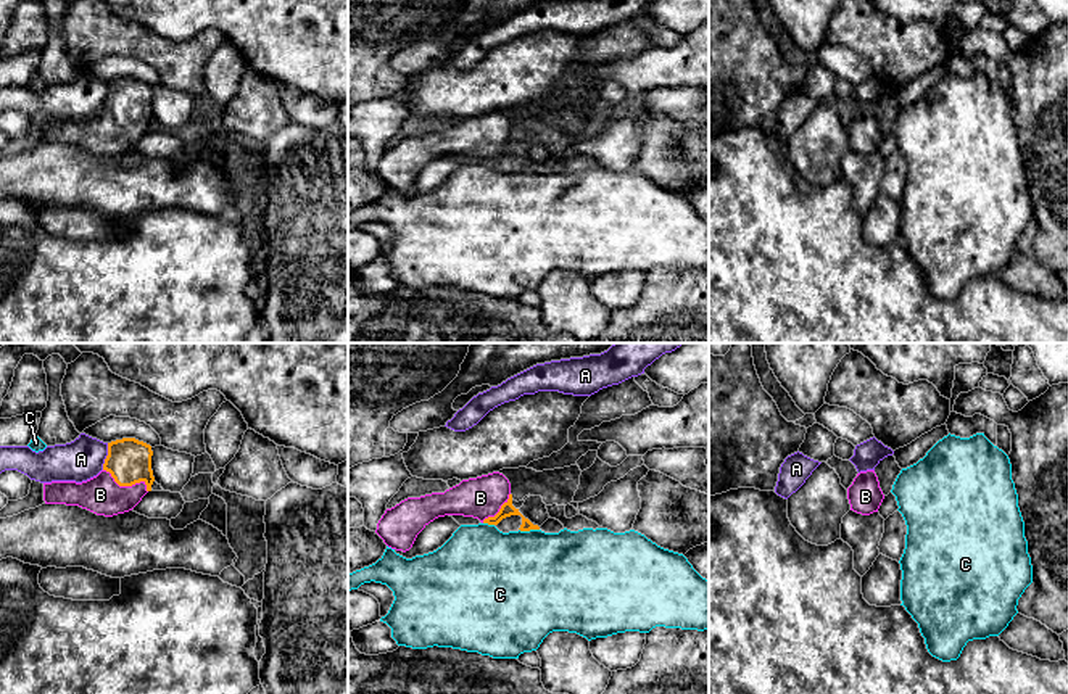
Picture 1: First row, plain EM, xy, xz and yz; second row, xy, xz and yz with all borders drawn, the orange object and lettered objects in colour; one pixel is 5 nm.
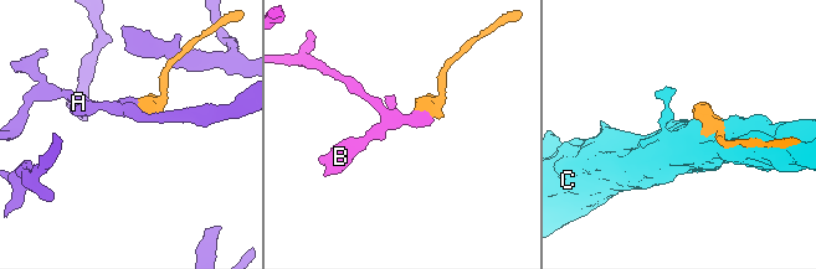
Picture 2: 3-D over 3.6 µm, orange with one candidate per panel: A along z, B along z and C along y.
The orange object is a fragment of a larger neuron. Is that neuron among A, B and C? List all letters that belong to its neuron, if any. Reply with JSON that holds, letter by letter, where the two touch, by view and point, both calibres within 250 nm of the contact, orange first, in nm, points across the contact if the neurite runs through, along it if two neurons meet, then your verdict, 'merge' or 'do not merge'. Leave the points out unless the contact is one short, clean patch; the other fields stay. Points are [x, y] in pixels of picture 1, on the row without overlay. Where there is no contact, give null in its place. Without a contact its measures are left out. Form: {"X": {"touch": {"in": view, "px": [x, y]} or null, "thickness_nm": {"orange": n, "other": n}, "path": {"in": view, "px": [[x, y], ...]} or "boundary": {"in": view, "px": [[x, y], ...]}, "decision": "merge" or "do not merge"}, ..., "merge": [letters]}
{"A": {"touch": {"in": "xy", "px": [107, 95]}, "thickness_nm": {"orange": 220, "other": 200}, "boundary": {"in": "xy", "px": [[108, 82], [102, 108]]}, "decision": "do not merge"}, "B": {"touch": {"in": "xy", "px": [128, 124]}, "thickness_nm": {"orange": 220, "other": 190}, "path": {"in": "xy", "px": [[129, 100], [128, 124], [100, 134]]}, "decision": "merge"}, "C": {"touch": {"in": "xz", "px": [529, 169]}, "thickness_nm": {"orange": 70, "other": 500}, "decision": "do not merge"}, "merge": ["B"]}

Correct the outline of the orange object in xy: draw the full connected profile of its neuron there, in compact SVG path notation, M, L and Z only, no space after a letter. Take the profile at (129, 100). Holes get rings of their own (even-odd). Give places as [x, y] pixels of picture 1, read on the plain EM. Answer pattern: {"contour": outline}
{"contour": "M135 77L108 82L103 109L82 122L43 122L45 143L79 145L113 156L132 150L151 130L151 85Z"}

